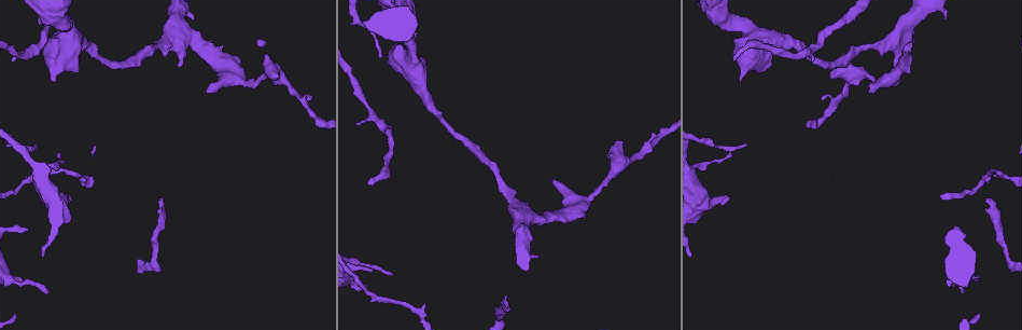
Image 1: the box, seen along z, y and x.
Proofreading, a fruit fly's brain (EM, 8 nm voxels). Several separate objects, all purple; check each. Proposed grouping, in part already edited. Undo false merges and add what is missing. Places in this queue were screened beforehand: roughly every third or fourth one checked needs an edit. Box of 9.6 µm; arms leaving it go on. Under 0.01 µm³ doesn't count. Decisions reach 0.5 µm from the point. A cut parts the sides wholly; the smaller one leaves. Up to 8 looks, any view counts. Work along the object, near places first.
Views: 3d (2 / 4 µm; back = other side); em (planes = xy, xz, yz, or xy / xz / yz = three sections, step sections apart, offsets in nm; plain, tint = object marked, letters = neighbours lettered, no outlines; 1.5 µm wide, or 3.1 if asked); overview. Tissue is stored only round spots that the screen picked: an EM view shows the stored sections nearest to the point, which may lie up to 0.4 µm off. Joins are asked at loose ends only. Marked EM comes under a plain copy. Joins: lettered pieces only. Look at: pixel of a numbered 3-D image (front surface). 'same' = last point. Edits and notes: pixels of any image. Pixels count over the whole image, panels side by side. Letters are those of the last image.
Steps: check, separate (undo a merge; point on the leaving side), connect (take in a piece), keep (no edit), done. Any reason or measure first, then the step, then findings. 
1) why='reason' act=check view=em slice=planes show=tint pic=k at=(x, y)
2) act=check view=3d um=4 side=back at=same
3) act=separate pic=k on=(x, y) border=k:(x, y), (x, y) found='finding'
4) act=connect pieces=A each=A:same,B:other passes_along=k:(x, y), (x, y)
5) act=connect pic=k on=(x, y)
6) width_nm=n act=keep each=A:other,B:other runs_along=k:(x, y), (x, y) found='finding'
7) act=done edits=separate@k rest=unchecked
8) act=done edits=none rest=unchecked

act=check view=3d um=2 side=back pic=1 at=(986, 200)

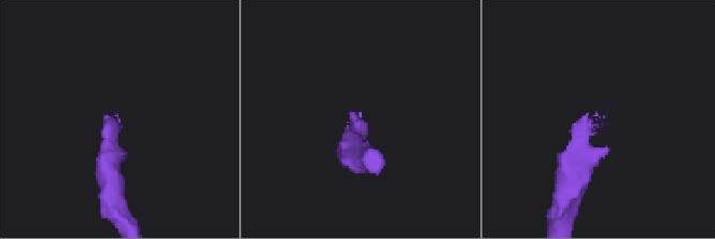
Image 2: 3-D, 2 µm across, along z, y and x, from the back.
why='need the tissue' act=check view=em slice=xz step=4 show=letters pic=2 at=(361, 112)

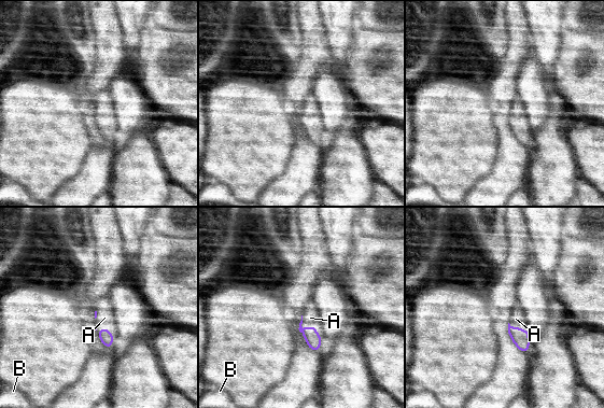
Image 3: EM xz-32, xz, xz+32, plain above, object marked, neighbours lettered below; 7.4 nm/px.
why='another direction' act=check view=em slice=planes show=letters at=same

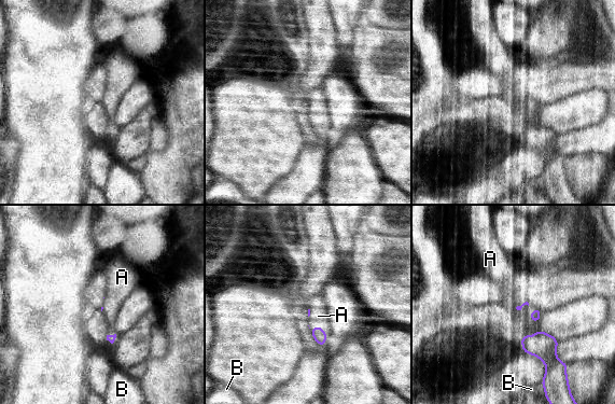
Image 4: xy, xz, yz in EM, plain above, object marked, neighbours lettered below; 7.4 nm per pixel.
act=connect pieces=A each=A:same,B:other passes_along=4:(319, 336), (319, 326), (318, 316) found='it goes on there'

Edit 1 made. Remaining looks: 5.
act=check view=overview

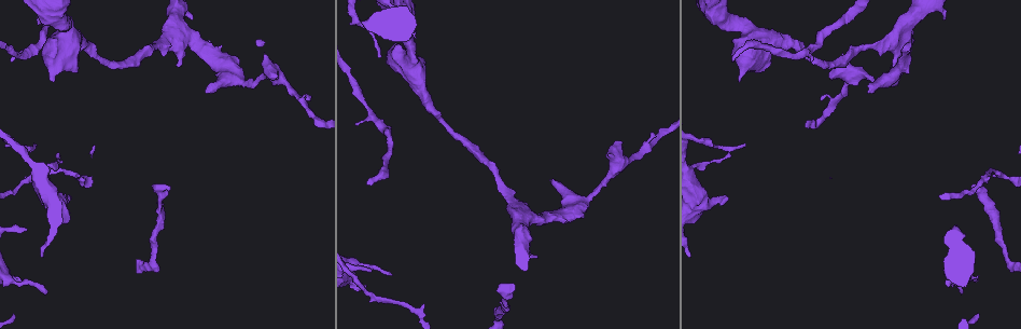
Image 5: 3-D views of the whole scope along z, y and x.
act=check view=3d um=2 pic=5 at=(26, 229)

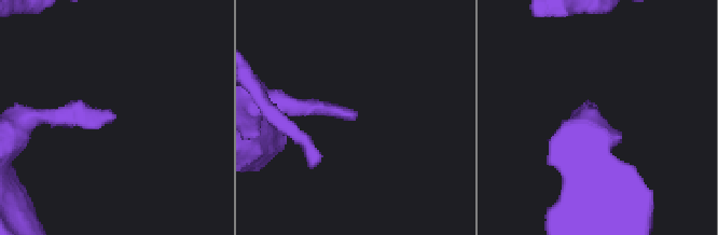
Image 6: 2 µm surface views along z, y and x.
why='now the EM' act=check view=em slice=planes show=letters pic=6 at=(115, 115)

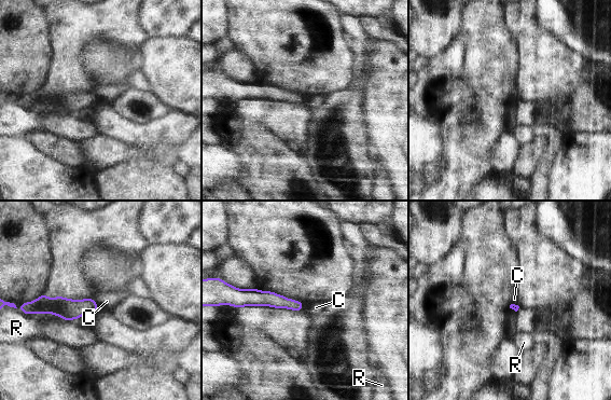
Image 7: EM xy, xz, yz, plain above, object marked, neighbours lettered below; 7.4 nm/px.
act=keep each=C:other,R:other border=7:(92, 298), (99, 306) found='none of them fits'

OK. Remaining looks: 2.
act=done edits=connect@4 rest=unchecked

